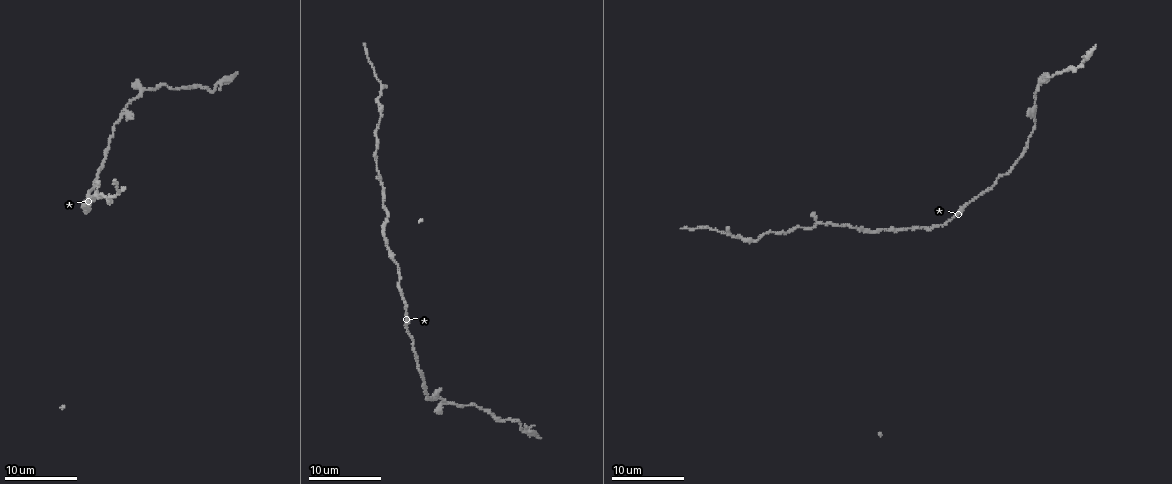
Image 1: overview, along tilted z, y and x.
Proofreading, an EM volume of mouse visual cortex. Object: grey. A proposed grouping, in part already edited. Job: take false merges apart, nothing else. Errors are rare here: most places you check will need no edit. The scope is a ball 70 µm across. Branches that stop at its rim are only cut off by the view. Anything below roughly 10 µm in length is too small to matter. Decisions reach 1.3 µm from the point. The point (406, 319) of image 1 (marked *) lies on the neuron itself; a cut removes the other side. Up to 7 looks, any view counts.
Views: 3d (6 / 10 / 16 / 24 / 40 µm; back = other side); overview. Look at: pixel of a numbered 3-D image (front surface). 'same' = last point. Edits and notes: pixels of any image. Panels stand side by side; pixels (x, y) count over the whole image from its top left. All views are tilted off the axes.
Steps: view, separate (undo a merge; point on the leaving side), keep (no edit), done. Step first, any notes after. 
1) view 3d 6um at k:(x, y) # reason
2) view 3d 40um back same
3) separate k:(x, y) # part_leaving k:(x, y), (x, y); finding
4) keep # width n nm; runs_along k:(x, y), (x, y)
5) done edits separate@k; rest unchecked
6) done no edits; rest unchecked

view 3d 10um at 1:(817, 223) # calibre changes

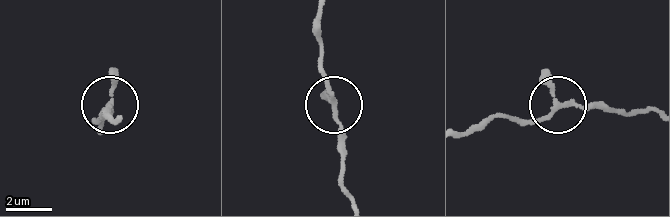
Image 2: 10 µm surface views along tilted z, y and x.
view 3d 10um back at 2:(566, 105)

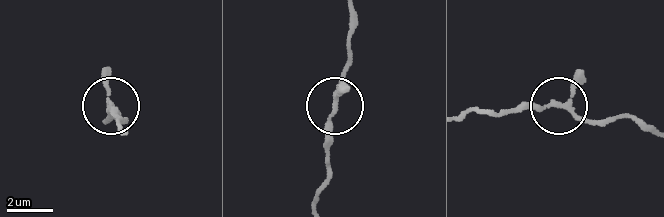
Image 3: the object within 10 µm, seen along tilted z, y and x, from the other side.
keep # arms 3; runs_along 3:(466, 117), (565, 106), (606, 124); one neuron here

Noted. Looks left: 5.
view 3d 10um at 1:(379, 116) # sudden change in width

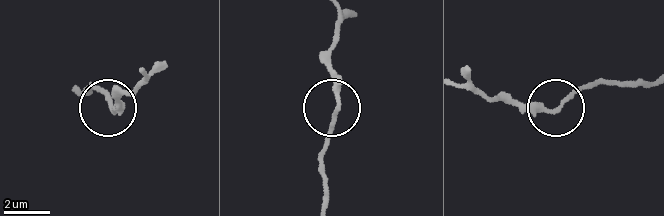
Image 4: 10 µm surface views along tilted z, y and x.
view 3d 10um back at 4:(552, 110) # from behind

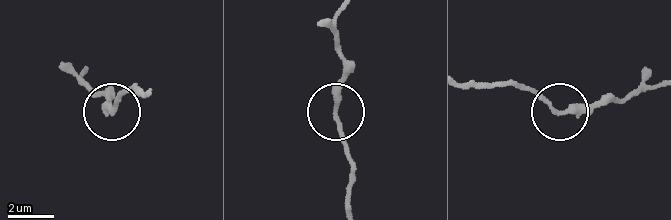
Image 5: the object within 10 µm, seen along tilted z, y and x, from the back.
keep # width 240 nm; runs_along 5:(467, 85), (517, 83), (565, 114), (614, 102); all the same neuron

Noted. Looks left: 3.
view 3d 16um at 1:(1074, 71) # calibre changes

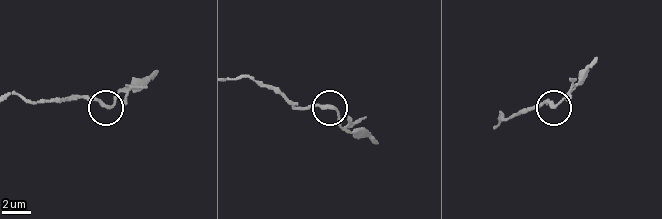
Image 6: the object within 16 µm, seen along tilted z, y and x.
keep # width 220 nm; runs_along 6:(237, 78), (276, 87), (305, 106), (332, 107), (345, 130); all the same neuron

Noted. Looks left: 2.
done no edits; rest unchecked

